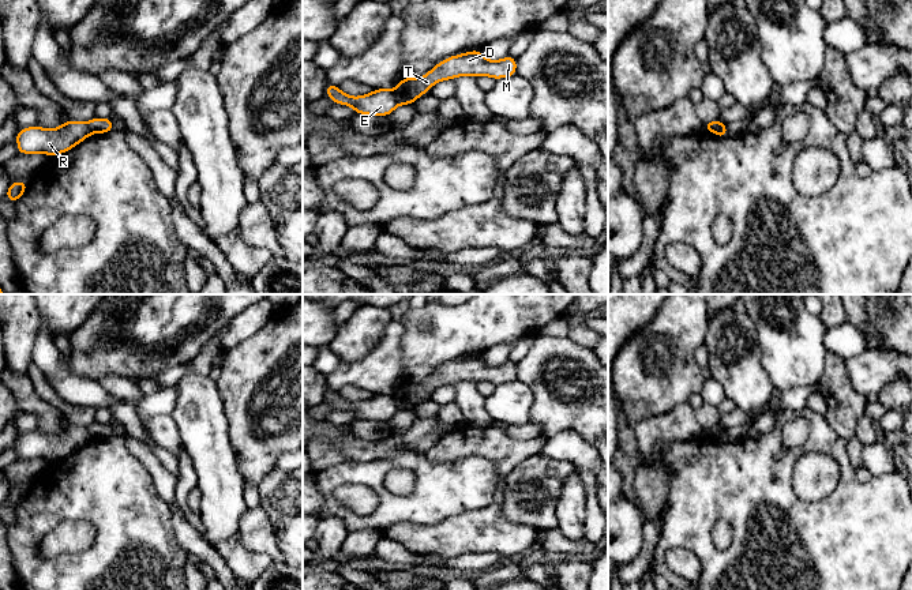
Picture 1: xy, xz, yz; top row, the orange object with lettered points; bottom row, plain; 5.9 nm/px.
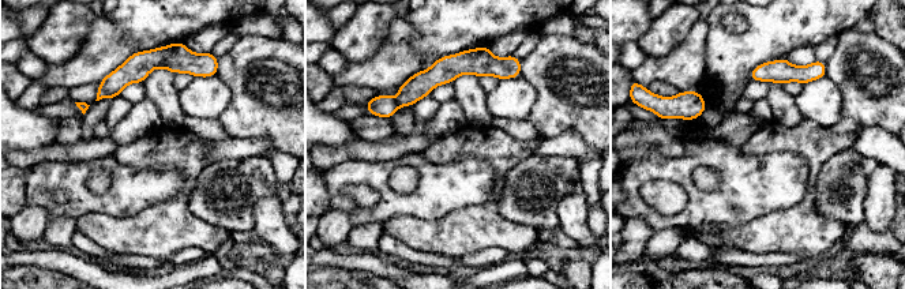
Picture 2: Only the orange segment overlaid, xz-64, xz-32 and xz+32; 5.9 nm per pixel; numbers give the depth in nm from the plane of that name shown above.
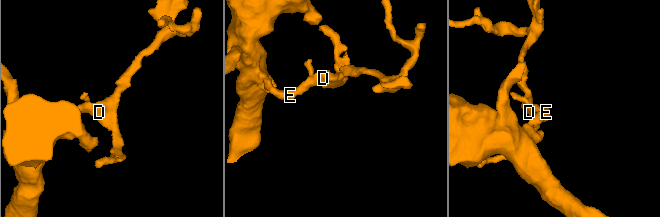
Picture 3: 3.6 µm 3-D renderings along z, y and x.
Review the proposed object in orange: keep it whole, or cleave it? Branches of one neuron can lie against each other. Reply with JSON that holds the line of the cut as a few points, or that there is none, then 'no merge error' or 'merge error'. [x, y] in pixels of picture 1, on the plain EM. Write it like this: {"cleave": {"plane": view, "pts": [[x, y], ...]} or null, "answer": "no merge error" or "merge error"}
{"cleave": {"plane": "xz", "pts": [[393, 395], [398, 409]]}, "answer": "merge error"}

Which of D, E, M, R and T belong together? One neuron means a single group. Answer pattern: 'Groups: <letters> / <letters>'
Groups: D M T / E R

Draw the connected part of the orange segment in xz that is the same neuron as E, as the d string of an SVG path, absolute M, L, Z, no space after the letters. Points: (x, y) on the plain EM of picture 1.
M327 388L324 399L337 410L352 412L357 420L389 422L398 412L394 395L387 394L375 394L369 399L352 402L341 397L338 391Z

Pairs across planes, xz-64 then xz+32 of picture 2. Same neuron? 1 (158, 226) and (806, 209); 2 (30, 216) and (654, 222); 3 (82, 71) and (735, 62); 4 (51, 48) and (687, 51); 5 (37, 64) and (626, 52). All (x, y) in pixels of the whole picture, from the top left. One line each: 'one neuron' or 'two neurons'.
1: one neuron
2: two neurons
3: two neurons
4: two neurons
5: one neuron

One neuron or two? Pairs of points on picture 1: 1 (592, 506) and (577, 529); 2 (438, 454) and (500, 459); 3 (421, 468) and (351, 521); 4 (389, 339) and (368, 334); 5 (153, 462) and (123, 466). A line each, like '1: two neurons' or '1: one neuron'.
1: two neurons
2: one neuron
3: one neuron
4: two neurons
5: two neurons

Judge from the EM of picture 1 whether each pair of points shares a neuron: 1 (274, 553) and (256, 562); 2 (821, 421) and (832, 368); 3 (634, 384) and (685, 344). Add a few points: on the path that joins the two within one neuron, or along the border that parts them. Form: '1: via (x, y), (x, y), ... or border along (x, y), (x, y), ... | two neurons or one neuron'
1: border along (240, 541), (246, 548), (263, 552), (273, 560) | two neurons
2: border along (825, 414), (829, 425), (845, 440) | two neurons
3: via (652, 380), (668, 380), (670, 369), (675, 361) | one neuron

